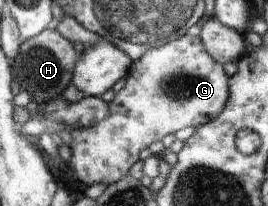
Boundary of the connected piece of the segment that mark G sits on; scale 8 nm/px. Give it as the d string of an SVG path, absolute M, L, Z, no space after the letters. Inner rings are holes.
M182 34L178 39L148 49L128 74L126 85L107 103L108 117L87 128L74 128L70 135L71 157L68 165L82 183L115 184L131 175L140 153L156 141L164 141L180 129L198 128L223 111L228 101L228 75L208 53L200 37Z

